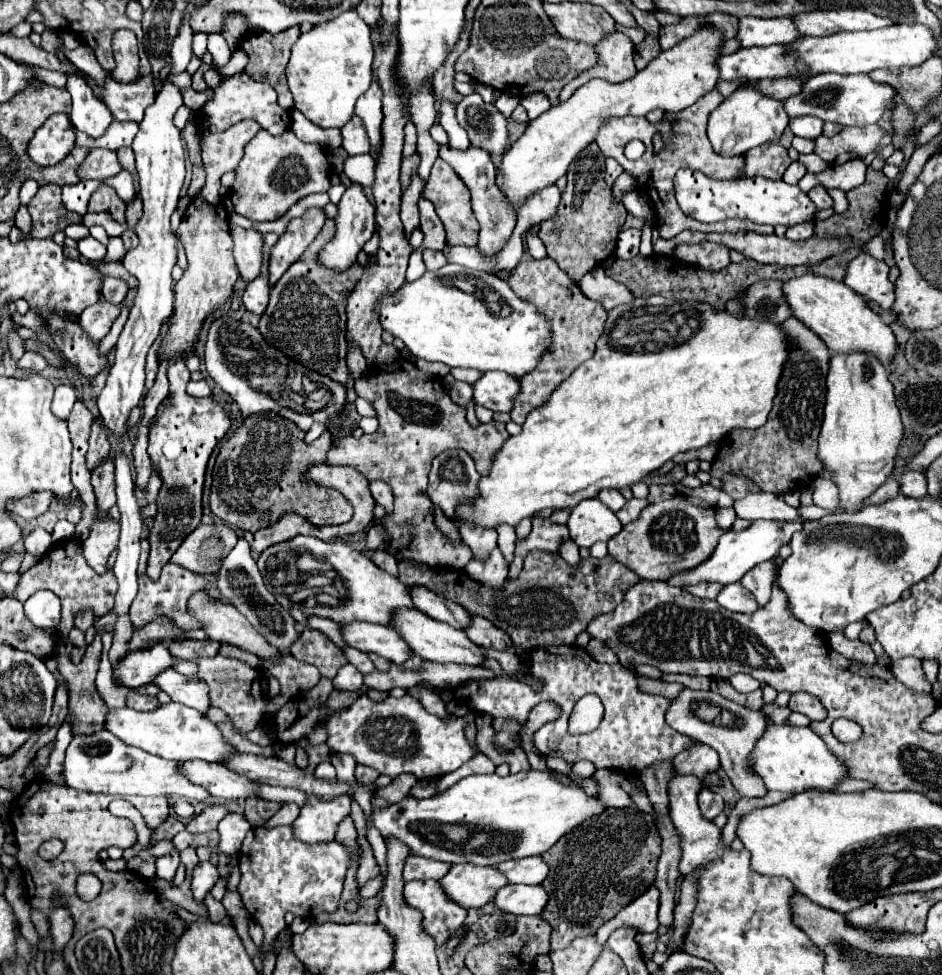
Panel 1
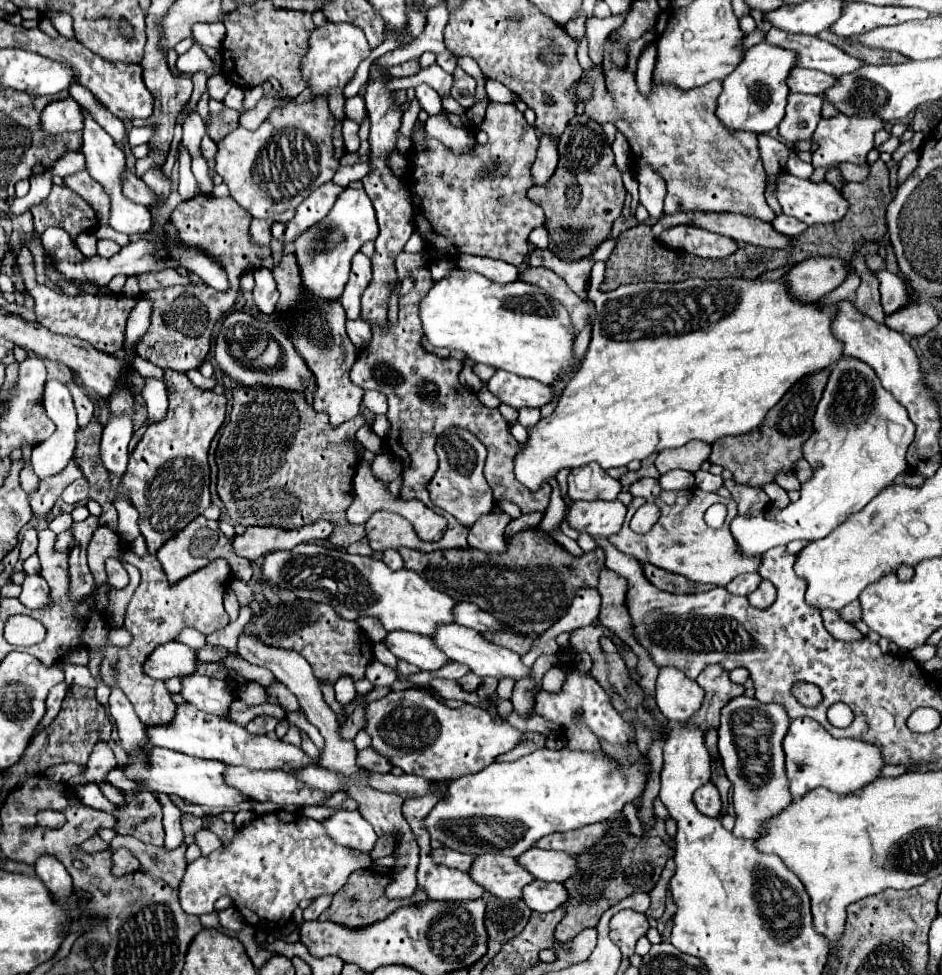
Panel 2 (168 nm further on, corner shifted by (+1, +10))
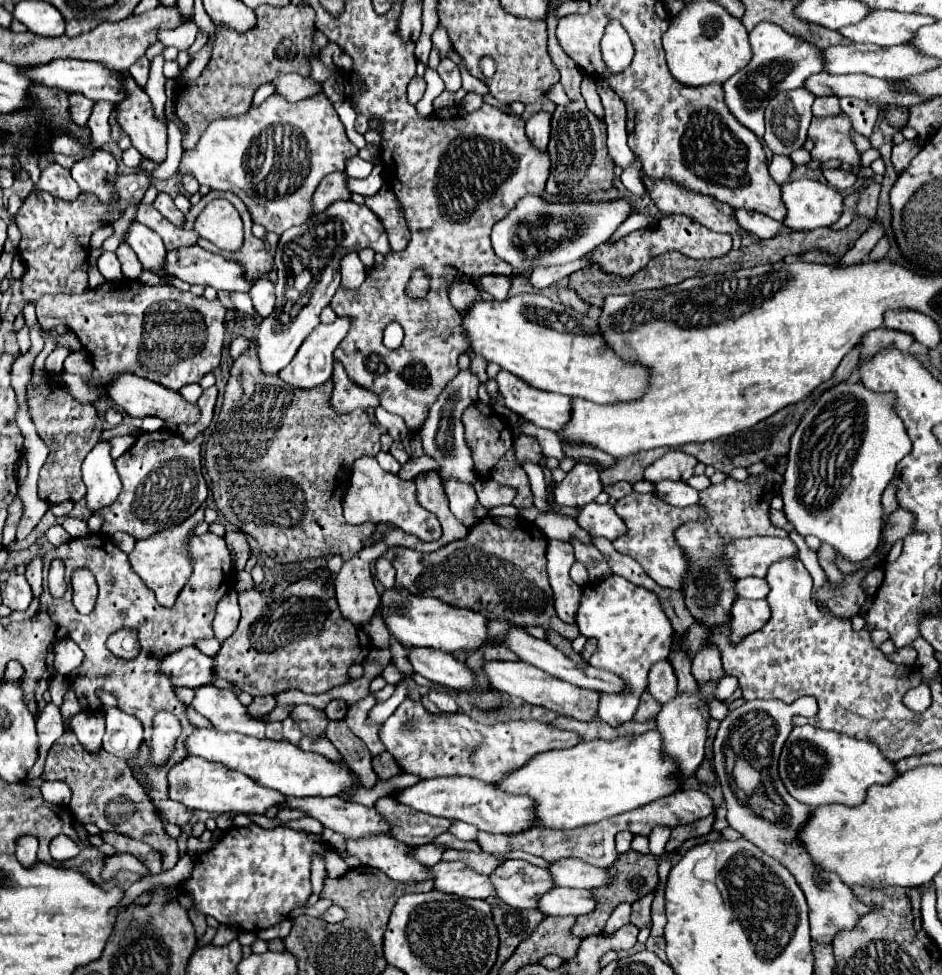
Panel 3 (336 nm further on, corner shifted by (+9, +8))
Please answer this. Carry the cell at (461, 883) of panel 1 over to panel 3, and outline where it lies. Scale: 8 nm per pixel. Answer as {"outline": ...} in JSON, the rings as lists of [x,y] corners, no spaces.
{"outline":[[[505,860],[493,874],[497,896],[513,908],[537,908],[539,898],[555,884],[551,872],[525,860]]]}

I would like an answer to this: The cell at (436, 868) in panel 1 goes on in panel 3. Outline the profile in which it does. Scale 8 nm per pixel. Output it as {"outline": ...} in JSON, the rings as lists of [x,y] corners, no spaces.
{"outline":[[[469,852],[467,858],[463,858],[463,862],[469,864],[469,868],[473,868],[475,872],[487,874],[487,876],[489,876],[497,866],[503,864],[503,860],[497,858],[497,856],[493,856],[493,854],[473,854],[473,852]]]}

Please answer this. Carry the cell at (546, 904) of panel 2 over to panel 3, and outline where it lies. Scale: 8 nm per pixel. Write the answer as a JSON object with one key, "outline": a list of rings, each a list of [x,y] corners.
{"outline":[[[553,888],[539,900],[539,910],[547,916],[583,916],[595,910],[595,896],[591,890],[577,888]]]}

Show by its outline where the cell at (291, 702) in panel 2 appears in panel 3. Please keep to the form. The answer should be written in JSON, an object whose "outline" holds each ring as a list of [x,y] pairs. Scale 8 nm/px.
{"outline":[[[295,706],[295,710],[293,710],[293,714],[291,714],[291,718],[295,720],[295,722],[299,722],[299,726],[301,726],[301,732],[305,734],[305,736],[325,736],[325,732],[327,732],[327,724],[329,724],[329,718],[327,718],[327,714],[323,712],[323,710],[319,710],[319,708],[313,708],[313,706]]]}

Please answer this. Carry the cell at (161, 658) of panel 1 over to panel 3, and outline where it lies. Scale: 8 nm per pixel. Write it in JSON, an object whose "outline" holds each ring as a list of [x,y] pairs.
{"outline":[[[183,648],[161,660],[163,674],[167,674],[173,686],[199,688],[213,682],[215,662],[197,648]]]}

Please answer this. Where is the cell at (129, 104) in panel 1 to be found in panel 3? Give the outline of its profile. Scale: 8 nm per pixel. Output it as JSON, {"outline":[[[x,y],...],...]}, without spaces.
{"outline":[[[127,78],[127,98],[115,108],[121,128],[127,132],[131,144],[141,152],[141,156],[163,164],[167,154],[167,128],[155,116],[151,98],[145,90],[139,88],[135,80]]]}

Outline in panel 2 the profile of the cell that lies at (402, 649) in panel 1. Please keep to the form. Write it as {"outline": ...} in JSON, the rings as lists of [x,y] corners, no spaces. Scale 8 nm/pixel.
{"outline":[[[393,630],[387,632],[383,644],[399,658],[409,664],[415,664],[419,670],[437,670],[449,662],[445,654],[431,642],[429,636],[421,636],[415,632]]]}

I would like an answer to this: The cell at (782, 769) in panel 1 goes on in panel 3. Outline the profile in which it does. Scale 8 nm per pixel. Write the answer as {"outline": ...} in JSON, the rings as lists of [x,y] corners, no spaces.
{"outline":[[[795,726],[779,758],[779,776],[787,792],[811,808],[819,808],[823,804],[859,806],[863,804],[869,786],[891,784],[897,778],[897,770],[881,756],[879,748],[867,740],[863,742],[845,734],[819,730],[815,726]]]}

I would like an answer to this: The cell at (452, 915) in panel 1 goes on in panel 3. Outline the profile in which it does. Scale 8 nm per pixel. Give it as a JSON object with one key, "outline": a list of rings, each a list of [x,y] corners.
{"outline":[[[439,862],[431,868],[435,872],[435,890],[455,894],[461,898],[481,898],[487,900],[495,896],[495,888],[489,876],[473,872],[463,862]]]}

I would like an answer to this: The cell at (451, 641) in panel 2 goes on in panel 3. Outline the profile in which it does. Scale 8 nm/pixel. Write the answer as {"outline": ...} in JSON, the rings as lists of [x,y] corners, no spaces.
{"outline":[[[521,660],[519,662],[485,662],[485,672],[495,690],[511,694],[511,696],[519,696],[527,704],[547,708],[559,716],[575,718],[579,722],[591,722],[597,716],[597,708],[599,708],[599,700],[601,700],[599,692],[583,690],[575,684],[559,680],[527,662],[521,662]]]}

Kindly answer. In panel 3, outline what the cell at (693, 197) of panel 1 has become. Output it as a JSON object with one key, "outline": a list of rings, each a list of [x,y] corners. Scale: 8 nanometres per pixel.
{"outline":[[[793,180],[781,186],[783,202],[787,206],[787,224],[791,230],[815,230],[821,226],[831,226],[843,214],[843,198],[841,194],[821,182],[815,180]]]}

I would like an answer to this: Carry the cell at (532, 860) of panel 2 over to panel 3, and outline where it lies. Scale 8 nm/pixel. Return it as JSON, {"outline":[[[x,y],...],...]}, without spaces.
{"outline":[[[577,858],[553,862],[551,874],[555,876],[555,886],[567,886],[567,888],[591,890],[611,882],[611,876],[605,868],[585,864],[583,860],[577,860]]]}

